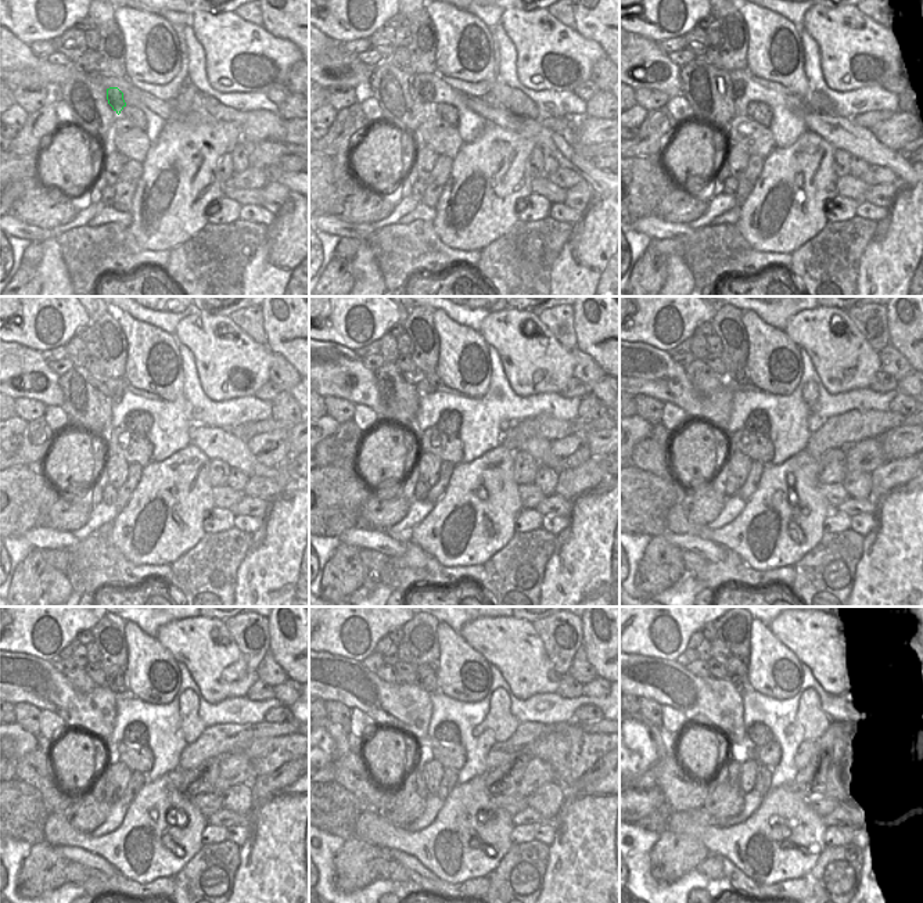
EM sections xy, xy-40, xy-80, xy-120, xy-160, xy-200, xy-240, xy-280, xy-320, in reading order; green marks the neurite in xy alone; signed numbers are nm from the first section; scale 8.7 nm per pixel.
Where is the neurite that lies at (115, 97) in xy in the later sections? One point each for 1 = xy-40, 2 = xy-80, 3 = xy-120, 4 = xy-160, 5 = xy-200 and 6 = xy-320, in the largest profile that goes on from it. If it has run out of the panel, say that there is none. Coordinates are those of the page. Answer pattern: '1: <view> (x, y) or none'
1: xy-40 (427, 82)
2: xy-80 (739, 78)
3: xy-120 (117, 387)
4: xy-160 (426, 384)
5: xy-200 (739, 377)
6: xy-320 (737, 668)

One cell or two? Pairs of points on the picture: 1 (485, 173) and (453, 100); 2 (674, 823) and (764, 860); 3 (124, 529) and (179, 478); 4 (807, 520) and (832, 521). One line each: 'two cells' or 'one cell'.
1: two cells
2: one cell
3: one cell
4: two cells

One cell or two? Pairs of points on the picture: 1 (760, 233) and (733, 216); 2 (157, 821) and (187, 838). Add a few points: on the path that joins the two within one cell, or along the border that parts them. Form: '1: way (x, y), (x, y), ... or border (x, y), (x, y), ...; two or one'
1: border (740, 205), (740, 218), (735, 223); two
2: way (164, 828), (171, 835), (180, 838); one

